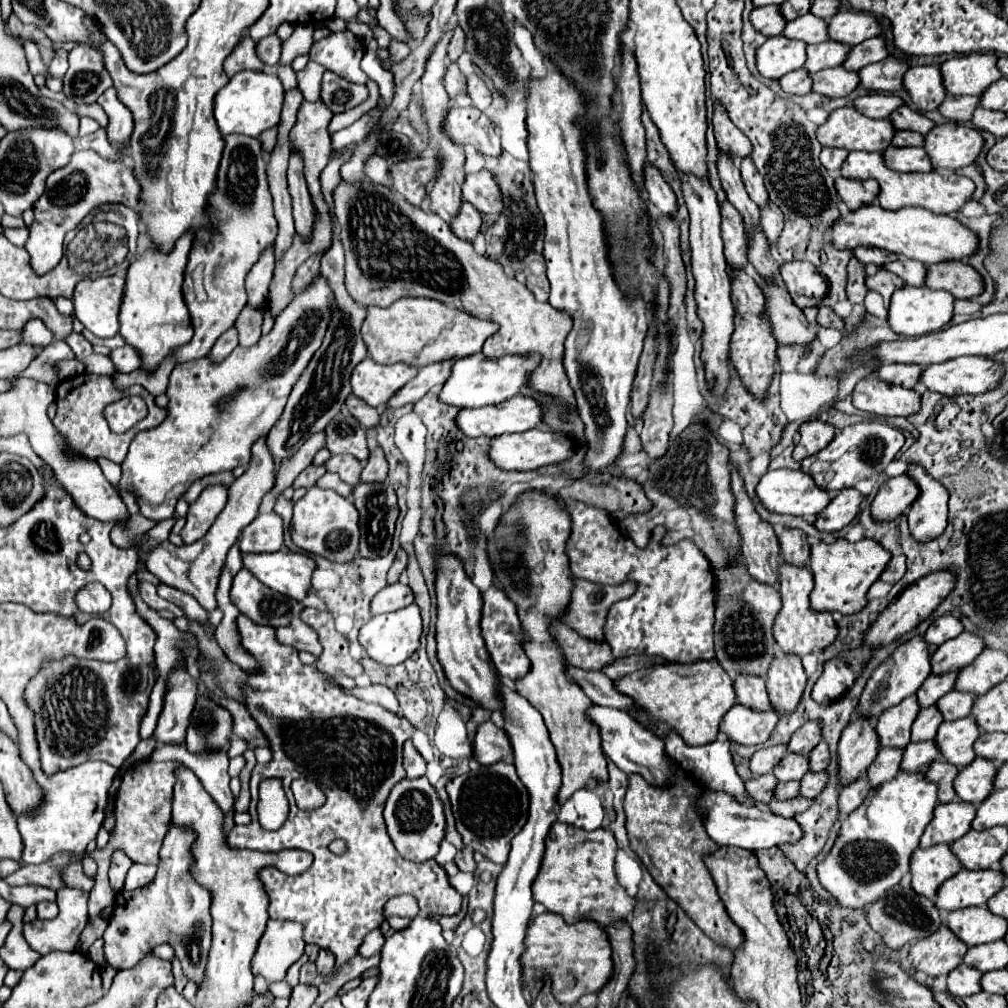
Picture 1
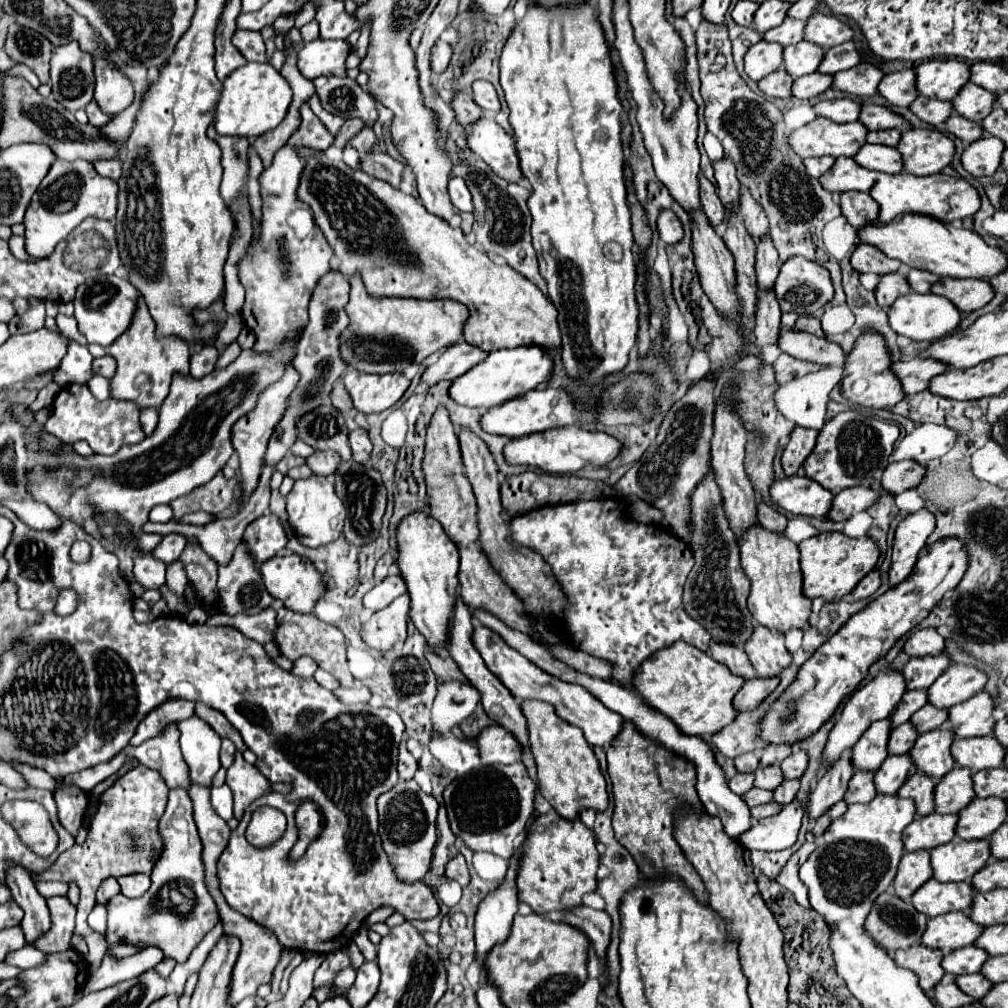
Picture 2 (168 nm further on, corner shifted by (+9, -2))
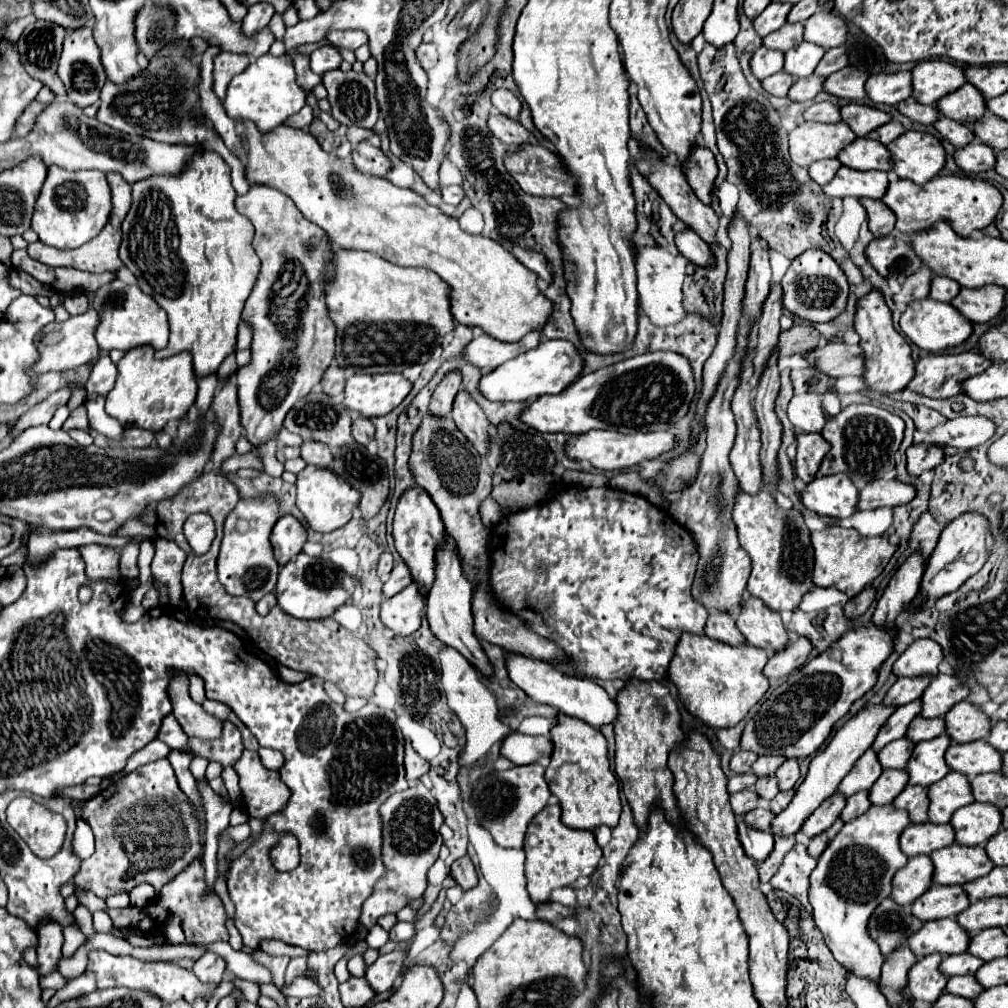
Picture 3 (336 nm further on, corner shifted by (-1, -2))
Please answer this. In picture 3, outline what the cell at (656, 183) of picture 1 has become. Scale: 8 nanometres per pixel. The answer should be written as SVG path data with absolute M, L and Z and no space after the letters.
M687 229L683 233L677 233L675 243L677 243L679 253L685 255L687 261L691 261L693 265L697 265L697 267L715 267L715 257L713 257L709 245L697 233L693 233L691 229Z

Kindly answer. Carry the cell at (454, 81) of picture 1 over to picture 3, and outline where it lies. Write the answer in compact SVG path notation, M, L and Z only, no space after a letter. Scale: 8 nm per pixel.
M493 113L489 117L489 129L493 131L495 137L499 137L509 147L527 145L529 139L533 137L533 133L529 133L519 121L509 119L509 117L501 115L501 113Z

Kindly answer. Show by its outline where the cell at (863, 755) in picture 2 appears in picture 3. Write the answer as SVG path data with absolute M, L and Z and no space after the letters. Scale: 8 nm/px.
M873 749L865 751L857 763L853 765L853 769L849 771L849 775L839 783L837 791L843 797L851 797L853 793L859 791L869 791L871 785L877 781L877 777L881 775L883 767L877 763L877 753Z

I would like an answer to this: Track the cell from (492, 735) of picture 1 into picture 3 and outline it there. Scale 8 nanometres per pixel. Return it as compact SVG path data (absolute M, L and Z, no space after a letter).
M511 733L503 739L501 755L513 761L515 765L535 763L539 757L549 757L553 753L553 743L549 737L533 737L525 733Z

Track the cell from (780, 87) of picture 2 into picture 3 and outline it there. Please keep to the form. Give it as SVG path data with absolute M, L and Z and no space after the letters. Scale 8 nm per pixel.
M779 71L779 73L775 73L775 75L761 81L761 87L769 95L775 95L775 97L787 97L787 91L789 91L791 85L793 85L793 77L787 75L785 71Z

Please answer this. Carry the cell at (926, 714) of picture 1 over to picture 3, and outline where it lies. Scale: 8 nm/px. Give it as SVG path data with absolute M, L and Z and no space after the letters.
M897 739L889 743L885 749L881 749L877 753L877 759L883 769L905 769L911 751L913 751L913 743L909 739Z

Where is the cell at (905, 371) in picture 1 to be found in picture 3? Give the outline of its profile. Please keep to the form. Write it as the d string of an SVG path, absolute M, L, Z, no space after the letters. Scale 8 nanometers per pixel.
M979 351L959 355L927 355L917 361L915 377L907 389L935 399L953 397L963 391L961 383L965 379L983 373L987 367L991 367L991 359Z

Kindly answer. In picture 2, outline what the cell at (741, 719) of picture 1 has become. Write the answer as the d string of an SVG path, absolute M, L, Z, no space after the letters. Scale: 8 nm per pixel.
M751 679L747 681L735 695L733 707L743 713L743 711L753 711L759 707L759 703L779 685L779 679Z

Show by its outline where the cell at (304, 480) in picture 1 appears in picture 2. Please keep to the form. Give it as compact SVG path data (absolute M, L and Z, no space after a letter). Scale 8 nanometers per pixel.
M285 455L285 457L277 463L277 471L281 471L283 475L287 475L289 469L299 467L299 465L305 465L305 459L303 459L303 457L297 457L297 455Z

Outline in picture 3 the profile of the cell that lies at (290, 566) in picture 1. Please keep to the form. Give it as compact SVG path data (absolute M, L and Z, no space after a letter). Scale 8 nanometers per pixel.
M299 553L297 559L289 561L281 573L275 587L279 607L297 619L325 619L331 617L343 603L347 603L357 589L357 579L349 573L341 571L329 559L323 557L309 557Z

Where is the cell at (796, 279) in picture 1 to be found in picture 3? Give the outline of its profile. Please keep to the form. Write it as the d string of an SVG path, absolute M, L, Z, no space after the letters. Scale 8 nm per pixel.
M809 249L791 261L787 273L781 279L783 287L783 307L799 319L811 323L825 323L841 315L847 305L849 285L841 267L825 251Z

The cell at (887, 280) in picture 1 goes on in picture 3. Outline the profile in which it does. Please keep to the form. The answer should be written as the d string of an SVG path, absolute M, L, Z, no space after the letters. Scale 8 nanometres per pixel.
M923 265L917 273L913 273L905 283L901 293L897 293L893 299L895 303L911 303L915 299L925 299L929 295L929 287L931 287L931 279L933 273L927 265Z

